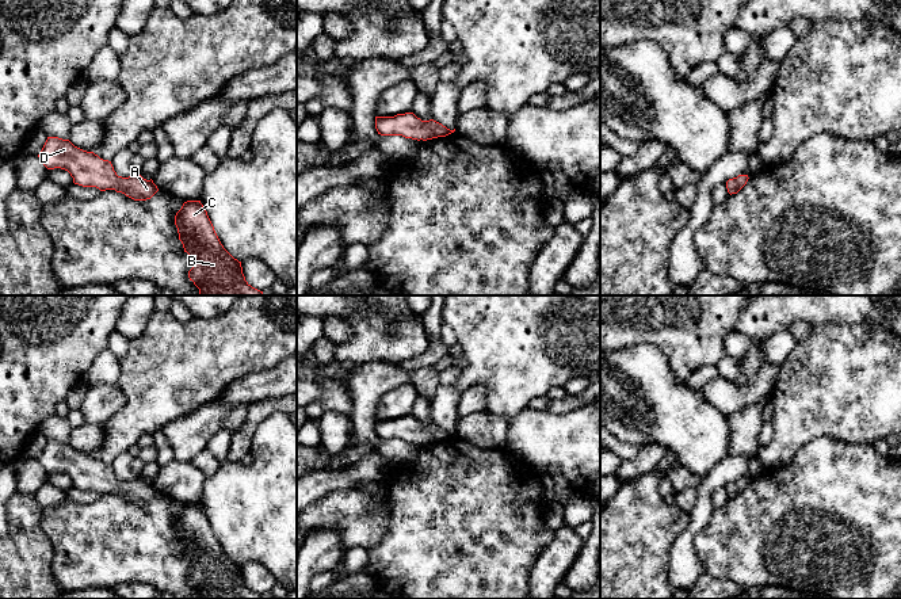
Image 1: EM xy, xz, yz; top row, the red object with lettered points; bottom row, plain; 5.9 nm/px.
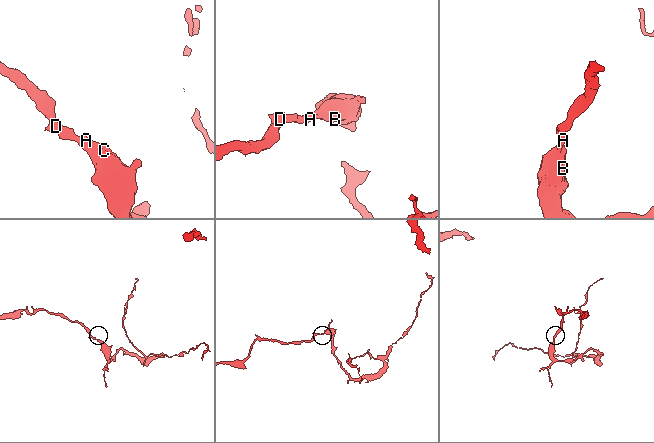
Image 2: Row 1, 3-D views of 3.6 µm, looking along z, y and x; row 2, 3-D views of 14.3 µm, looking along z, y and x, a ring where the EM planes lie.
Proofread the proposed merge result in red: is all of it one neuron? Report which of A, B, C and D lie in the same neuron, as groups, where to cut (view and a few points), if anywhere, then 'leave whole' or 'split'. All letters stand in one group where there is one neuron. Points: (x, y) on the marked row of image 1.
A B C D; no cut; leave whole

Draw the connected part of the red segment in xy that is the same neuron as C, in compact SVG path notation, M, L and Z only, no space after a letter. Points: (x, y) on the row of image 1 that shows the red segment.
M201 201L184 202L175 215L175 225L184 252L194 260L188 278L199 289L199 295L264 295L245 281L241 262L224 248Z

